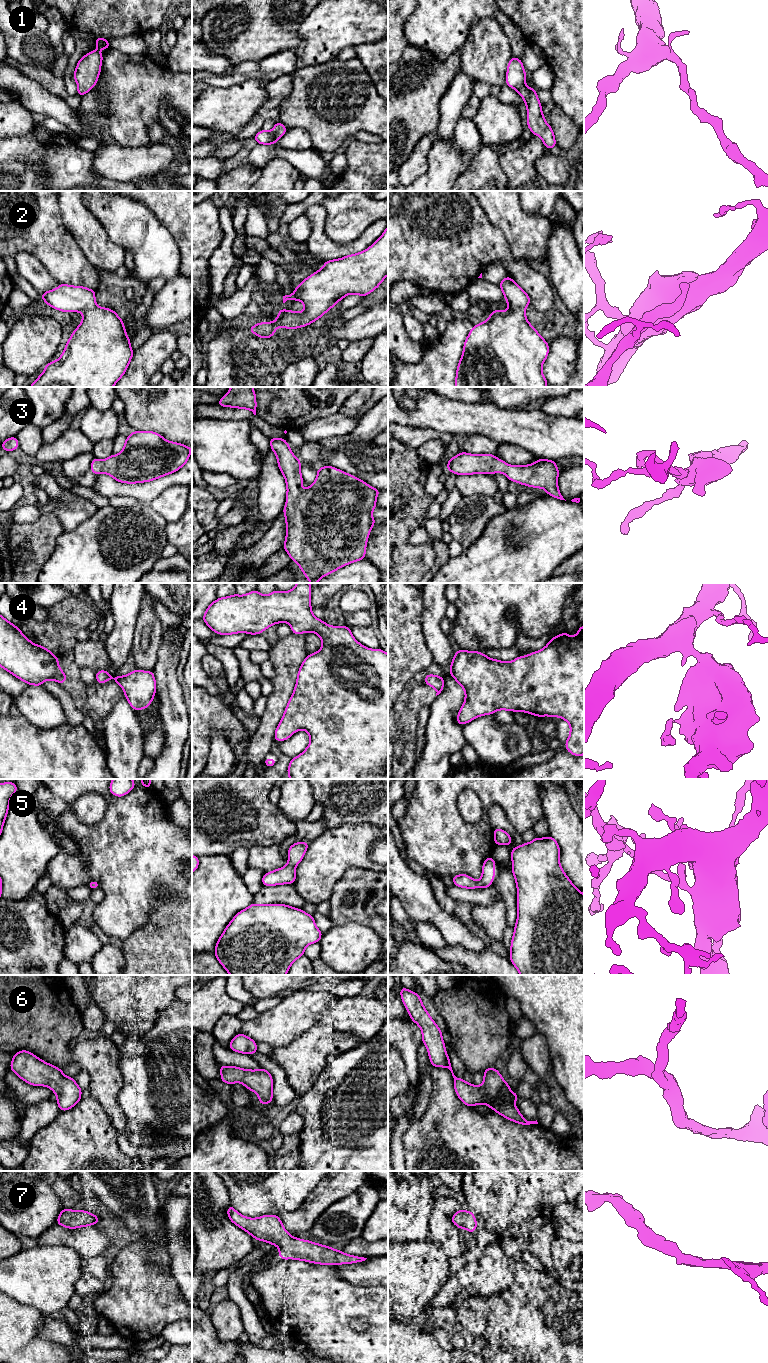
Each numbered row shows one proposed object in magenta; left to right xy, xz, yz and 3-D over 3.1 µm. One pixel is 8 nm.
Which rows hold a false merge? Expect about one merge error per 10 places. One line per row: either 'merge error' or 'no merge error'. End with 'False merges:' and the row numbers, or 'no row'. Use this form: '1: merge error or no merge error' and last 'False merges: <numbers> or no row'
1: no merge error
2: no merge error
3: no merge error
4: no merge error
5: no merge error
6: no merge error
7: no merge error
False merges: no row

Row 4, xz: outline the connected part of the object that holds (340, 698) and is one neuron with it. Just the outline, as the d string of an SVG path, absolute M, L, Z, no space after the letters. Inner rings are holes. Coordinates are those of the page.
M297 583L290 591L282 592L274 590L268 595L260 594L257 589L242 596L233 594L228 597L221 597L212 602L203 615L202 620L207 626L219 635L232 635L235 633L249 633L250 635L260 634L268 627L286 622L292 628L292 633L299 635L306 632L316 633L322 640L321 649L313 654L308 654L302 662L296 680L295 689L290 697L290 700L285 708L282 719L280 720L275 734L275 741L285 741L290 738L296 731L305 730L310 736L308 747L297 757L291 758L291 762L287 768L289 779L388 779L388 654L381 648L369 649L361 645L351 634L350 627L331 626L327 625L323 620L316 618L312 613L310 604L311 586L310 583Z

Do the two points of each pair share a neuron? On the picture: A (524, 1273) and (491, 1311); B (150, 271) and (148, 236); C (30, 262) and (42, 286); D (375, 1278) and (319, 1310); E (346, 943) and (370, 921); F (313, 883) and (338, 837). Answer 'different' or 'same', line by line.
A: same
B: same
C: same
D: different
E: different
F: same

